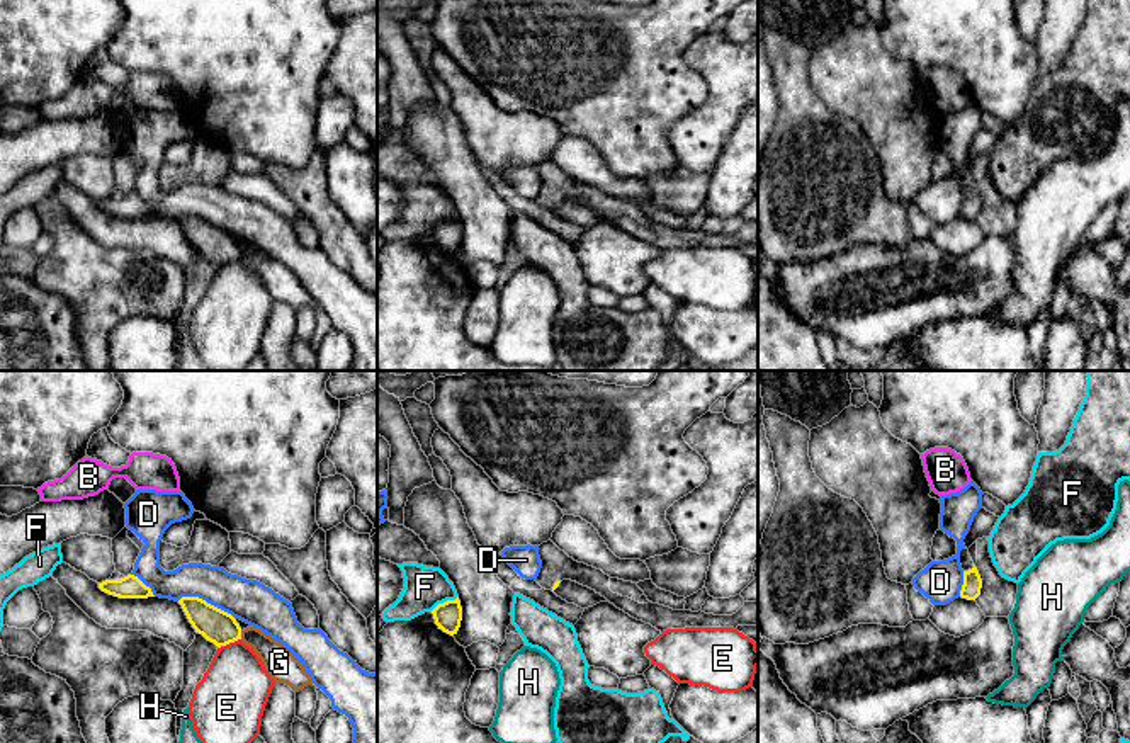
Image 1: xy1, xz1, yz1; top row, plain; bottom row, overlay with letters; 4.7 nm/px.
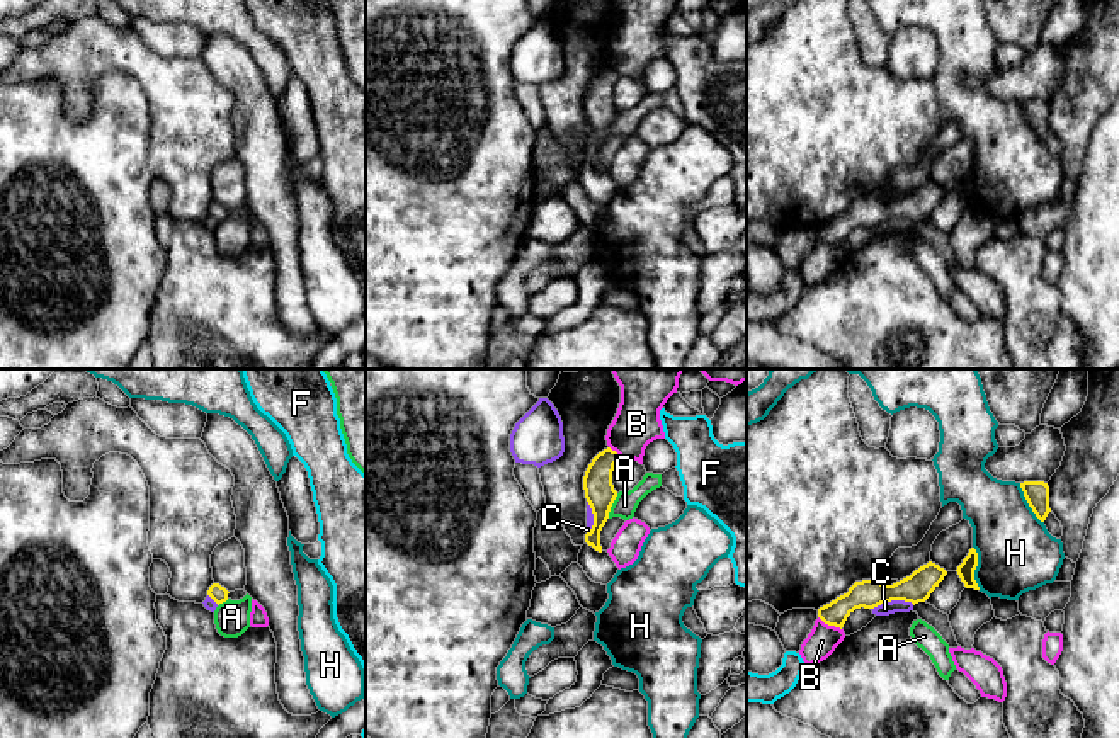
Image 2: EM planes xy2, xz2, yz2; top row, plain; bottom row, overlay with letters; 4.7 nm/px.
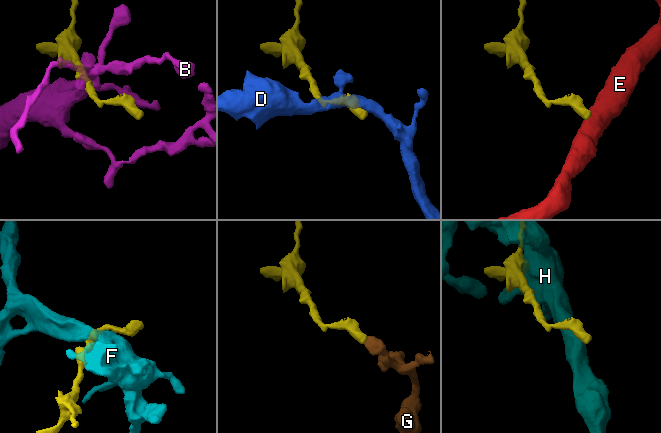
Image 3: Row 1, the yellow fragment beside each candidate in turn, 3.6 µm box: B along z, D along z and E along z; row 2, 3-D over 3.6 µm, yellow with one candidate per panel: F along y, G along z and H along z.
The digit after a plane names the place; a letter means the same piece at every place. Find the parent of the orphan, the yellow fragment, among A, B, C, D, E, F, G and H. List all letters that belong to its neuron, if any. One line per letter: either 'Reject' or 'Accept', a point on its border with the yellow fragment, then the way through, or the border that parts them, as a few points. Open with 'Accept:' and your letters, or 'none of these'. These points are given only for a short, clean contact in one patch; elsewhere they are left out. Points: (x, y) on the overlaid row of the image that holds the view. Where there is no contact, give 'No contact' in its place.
Accept: none of these
A: Reject. Touches yellow at xz2 (611, 505). Boundary: xz2 (618, 493), (607, 517)
B: Reject. Touches yellow at yz2 (830, 624)
C: Reject. Touches yellow at yz2 (891, 599). Boundary: yz2 (914, 604), (888, 601), (871, 609)
D: Reject. Touches yellow at xy1 (204, 601)
E: Reject. Touches yellow at xy1 (228, 643). Boundary: xy1 (240, 638), (218, 648)
F: Reject. Touches yellow at xz1 (444, 602). Boundary: xz1 (457, 595), (439, 602), (430, 611)
G: Reject. Touches yellow at xy1 (240, 635). Boundary: xy1 (240, 631), (242, 638)
H: Reject. Touches yellow at yz2 (975, 568)

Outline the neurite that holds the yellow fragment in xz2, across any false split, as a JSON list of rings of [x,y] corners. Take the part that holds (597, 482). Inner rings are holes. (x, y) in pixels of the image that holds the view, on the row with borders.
[[[607,447],[592,459],[583,476],[585,498],[594,514],[594,525],[585,534],[585,542],[599,553],[602,553],[600,531],[617,497],[612,485],[612,471],[617,459],[619,454]]]

